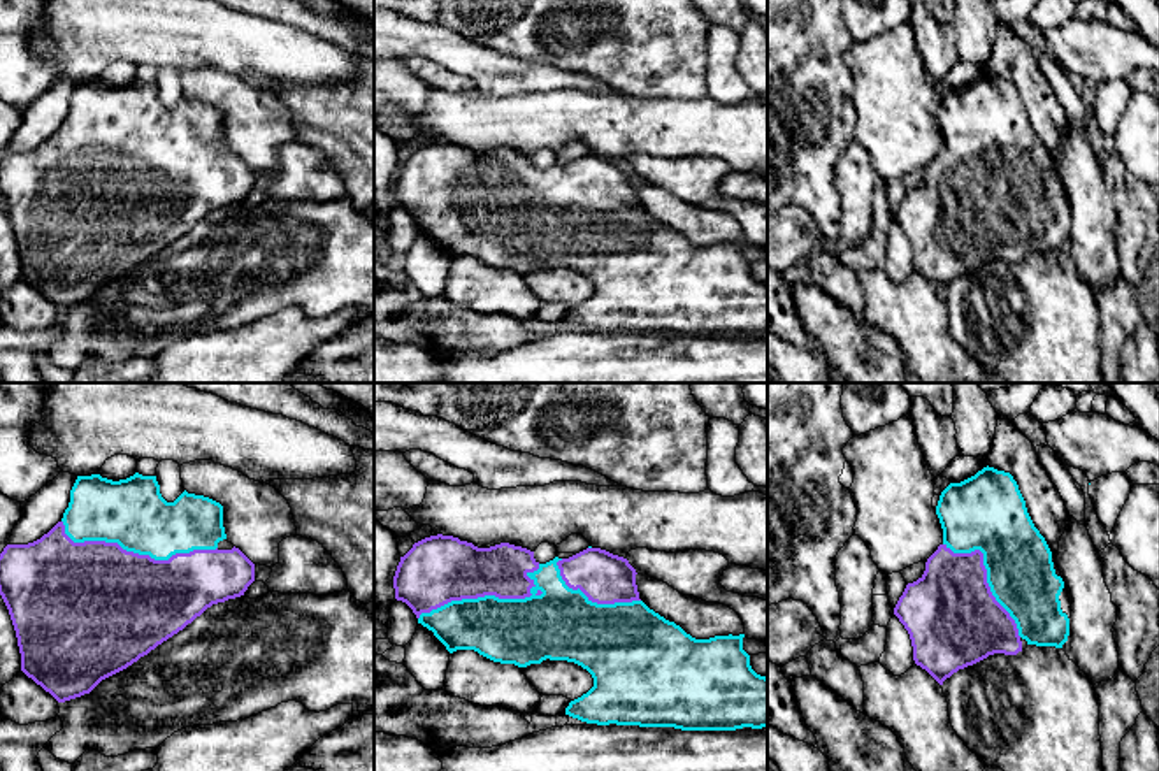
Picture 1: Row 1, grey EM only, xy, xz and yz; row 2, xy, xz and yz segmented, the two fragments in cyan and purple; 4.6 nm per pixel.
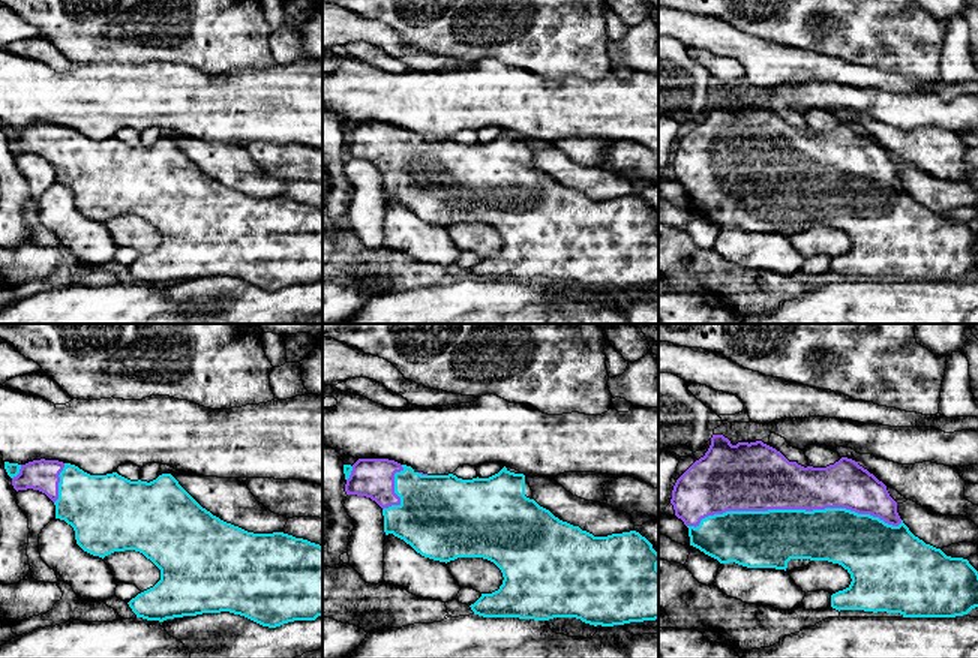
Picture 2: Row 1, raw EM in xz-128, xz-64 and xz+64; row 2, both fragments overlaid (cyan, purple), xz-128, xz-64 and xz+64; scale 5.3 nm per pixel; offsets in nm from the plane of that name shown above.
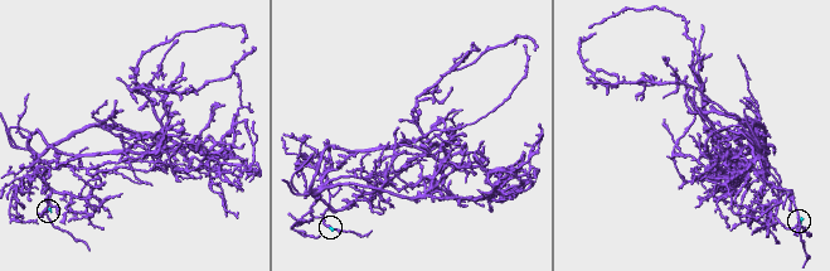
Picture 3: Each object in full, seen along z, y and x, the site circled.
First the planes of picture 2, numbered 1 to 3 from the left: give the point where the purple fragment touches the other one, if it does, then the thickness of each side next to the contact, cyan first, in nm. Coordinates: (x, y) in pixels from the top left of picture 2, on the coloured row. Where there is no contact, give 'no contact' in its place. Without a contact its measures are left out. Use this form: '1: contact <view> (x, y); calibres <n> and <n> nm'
1: contact xz-128 (59, 483); calibres 360 and 170 nm
2: contact xz-64 (395, 492); calibres 400 and 220 nm
3: contact xz+64 (794, 510); calibres 300 and 340 nm

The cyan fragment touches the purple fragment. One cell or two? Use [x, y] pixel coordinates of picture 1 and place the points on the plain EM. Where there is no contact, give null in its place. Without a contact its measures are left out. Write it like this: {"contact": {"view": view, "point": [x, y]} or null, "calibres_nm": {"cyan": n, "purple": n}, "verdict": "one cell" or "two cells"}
{"contact": {"view": "xz", "point": [490, 202]}, "calibres_nm": {"cyan": 300, "purple": 300}, "verdict": "one cell"}

